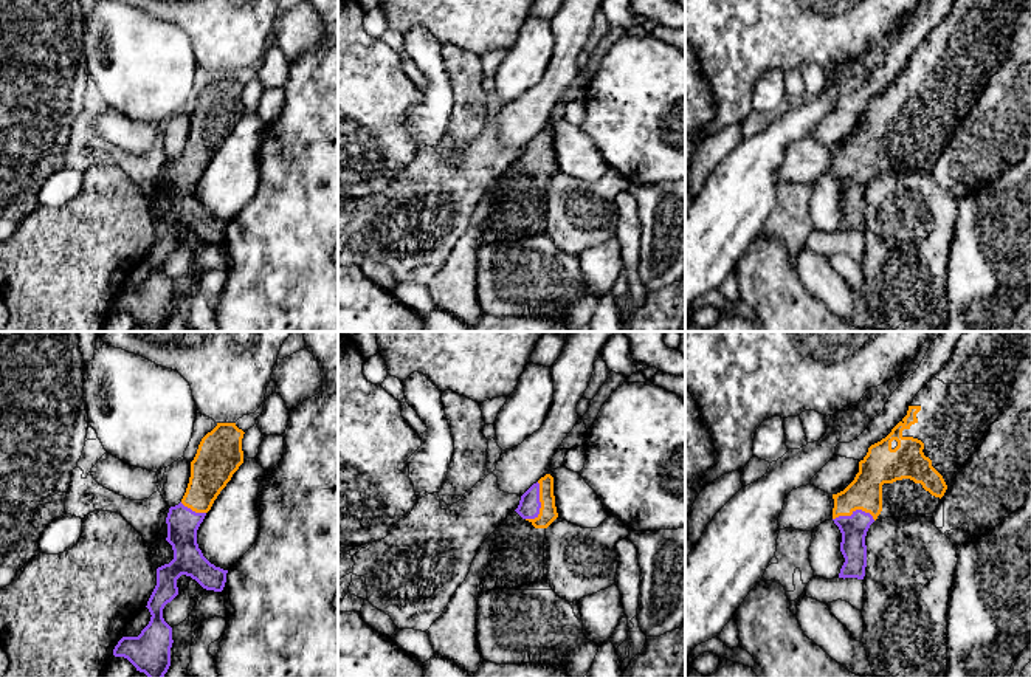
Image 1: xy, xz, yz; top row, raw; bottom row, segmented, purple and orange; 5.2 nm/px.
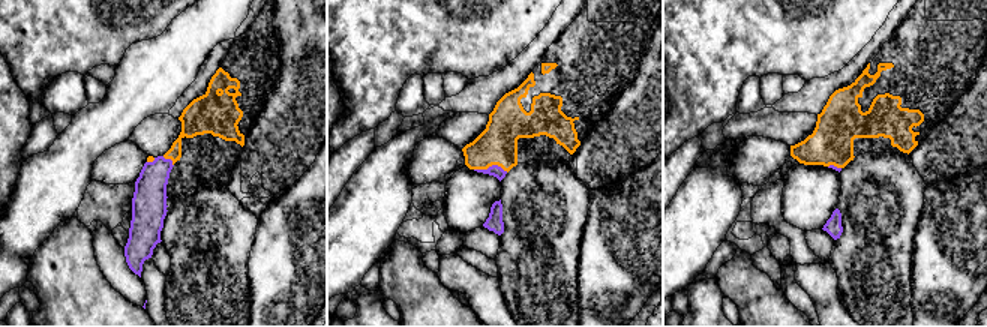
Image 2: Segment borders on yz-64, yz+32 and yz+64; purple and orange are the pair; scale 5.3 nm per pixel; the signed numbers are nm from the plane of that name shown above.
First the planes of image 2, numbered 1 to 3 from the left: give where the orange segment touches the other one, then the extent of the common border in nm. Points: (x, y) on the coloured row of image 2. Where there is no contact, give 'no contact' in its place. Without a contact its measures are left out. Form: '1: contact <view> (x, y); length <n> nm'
1: contact yz-64 (170, 159); length 80 nm
2: contact yz+32 (491, 167); length 180 nm
3: contact yz+64 (833, 165); length 70 nm

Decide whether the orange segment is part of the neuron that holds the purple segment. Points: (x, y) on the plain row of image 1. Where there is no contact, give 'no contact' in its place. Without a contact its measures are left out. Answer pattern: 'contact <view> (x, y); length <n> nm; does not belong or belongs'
contact xz (540, 157); length 220 nm; belongs

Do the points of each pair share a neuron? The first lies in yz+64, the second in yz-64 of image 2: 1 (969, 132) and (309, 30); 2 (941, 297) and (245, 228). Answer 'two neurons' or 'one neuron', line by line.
1: one neuron
2: two neurons

